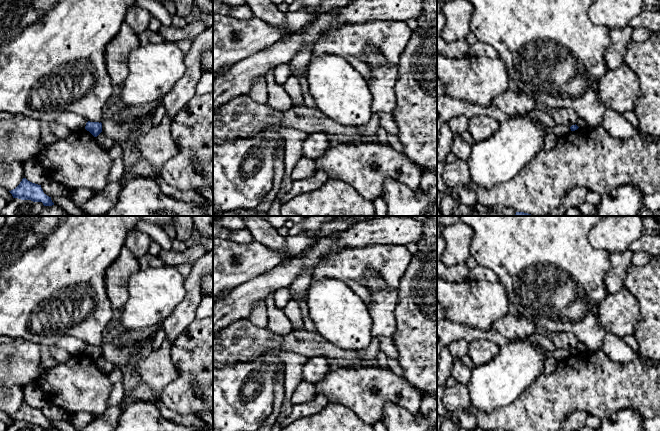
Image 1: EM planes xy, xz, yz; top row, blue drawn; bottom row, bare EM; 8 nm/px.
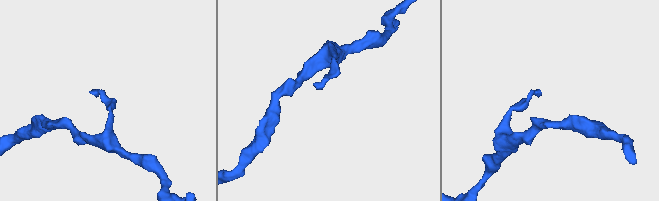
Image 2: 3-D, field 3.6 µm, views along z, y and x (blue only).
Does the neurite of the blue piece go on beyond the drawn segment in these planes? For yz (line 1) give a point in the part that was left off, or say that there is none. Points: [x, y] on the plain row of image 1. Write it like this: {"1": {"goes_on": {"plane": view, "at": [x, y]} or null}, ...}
{"1": {"goes_on": null}}

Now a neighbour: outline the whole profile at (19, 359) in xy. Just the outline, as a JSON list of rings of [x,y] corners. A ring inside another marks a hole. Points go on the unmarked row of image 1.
[[[0,336],[0,387],[35,384],[40,375],[40,345]]]

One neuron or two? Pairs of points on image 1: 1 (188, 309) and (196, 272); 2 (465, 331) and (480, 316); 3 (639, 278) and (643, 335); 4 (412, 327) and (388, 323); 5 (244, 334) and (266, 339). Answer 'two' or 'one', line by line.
1: one
2: two
3: one
4: two
5: one

